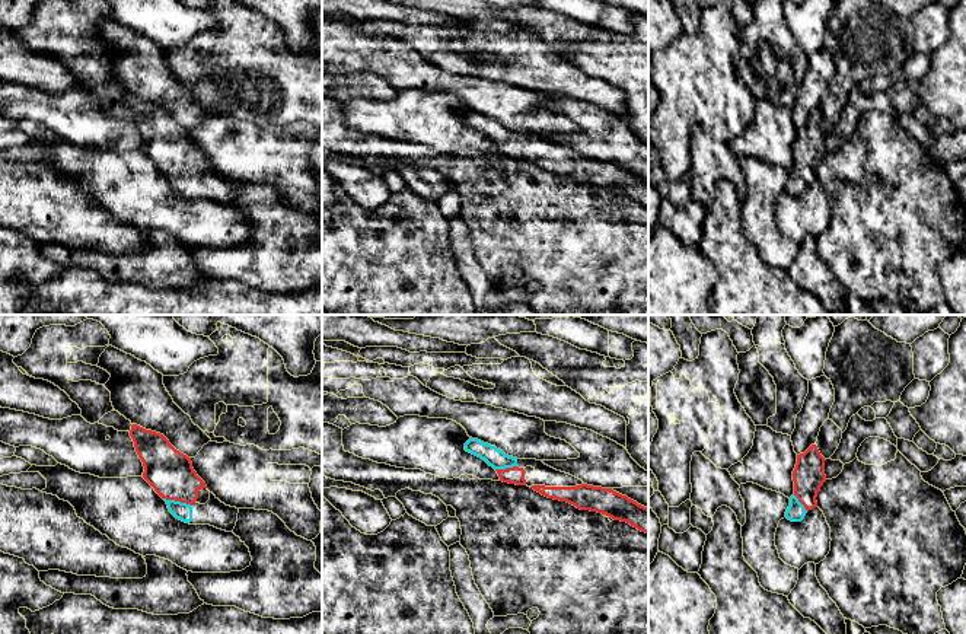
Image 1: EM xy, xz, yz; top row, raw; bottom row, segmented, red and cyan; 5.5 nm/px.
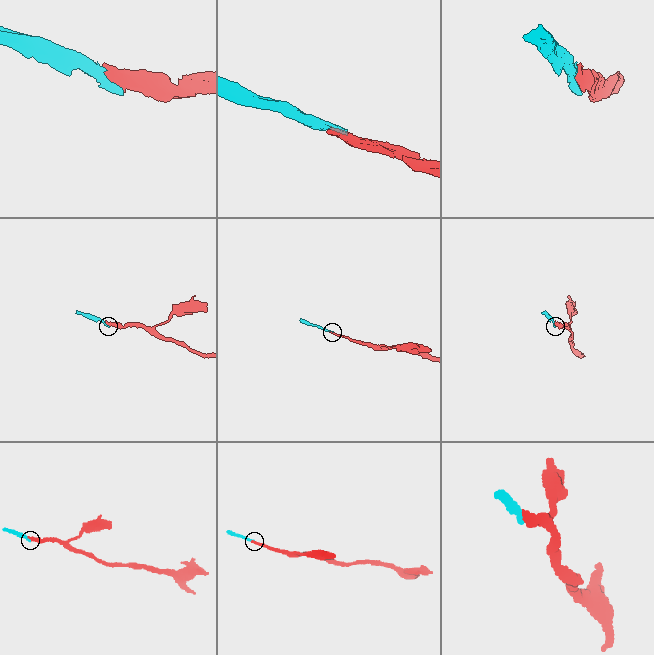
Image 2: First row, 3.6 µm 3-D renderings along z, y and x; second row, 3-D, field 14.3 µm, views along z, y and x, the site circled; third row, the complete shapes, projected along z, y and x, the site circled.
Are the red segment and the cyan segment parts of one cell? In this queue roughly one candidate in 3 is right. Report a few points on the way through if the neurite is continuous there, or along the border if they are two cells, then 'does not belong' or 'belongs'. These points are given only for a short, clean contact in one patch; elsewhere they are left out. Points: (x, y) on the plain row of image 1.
runs through xy (171, 147), (177, 156), (177, 174), (181, 184); belongs

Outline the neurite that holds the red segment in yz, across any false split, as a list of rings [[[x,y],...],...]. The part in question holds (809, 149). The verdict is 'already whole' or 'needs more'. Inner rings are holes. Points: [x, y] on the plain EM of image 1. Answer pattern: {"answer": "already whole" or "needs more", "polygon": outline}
{"answer": "needs more", "polygon": [[[816,118],[797,128],[793,144],[794,168],[785,185],[788,194],[801,195],[809,184],[817,181],[816,171],[826,154],[825,134]]]}

